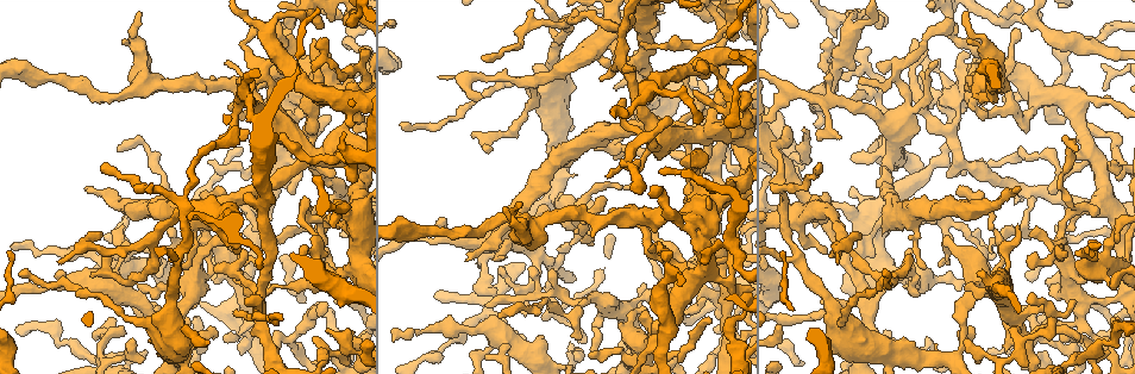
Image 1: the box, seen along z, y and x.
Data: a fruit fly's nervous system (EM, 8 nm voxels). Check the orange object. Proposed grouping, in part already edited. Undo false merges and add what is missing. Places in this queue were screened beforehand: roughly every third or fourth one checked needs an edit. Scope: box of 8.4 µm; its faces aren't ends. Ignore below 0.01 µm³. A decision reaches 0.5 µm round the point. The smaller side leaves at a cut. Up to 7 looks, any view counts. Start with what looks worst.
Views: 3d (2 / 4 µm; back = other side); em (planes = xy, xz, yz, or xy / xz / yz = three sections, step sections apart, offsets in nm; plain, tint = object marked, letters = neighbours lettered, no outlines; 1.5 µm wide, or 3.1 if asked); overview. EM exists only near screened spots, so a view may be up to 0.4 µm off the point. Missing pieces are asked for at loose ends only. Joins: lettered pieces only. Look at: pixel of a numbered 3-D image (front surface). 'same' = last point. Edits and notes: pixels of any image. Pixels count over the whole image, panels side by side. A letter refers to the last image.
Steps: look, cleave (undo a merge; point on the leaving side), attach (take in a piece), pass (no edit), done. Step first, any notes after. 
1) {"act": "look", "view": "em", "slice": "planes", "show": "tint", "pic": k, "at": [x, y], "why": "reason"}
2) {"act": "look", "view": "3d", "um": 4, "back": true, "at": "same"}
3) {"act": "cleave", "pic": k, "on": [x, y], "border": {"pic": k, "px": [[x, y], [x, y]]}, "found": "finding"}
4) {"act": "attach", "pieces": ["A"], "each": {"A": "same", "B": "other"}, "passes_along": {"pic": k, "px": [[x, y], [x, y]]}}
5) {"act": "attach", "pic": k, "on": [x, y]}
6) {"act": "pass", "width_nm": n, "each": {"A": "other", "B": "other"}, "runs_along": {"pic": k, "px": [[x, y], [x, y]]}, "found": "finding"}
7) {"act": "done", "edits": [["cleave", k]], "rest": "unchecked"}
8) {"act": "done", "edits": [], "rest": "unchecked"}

{"act": "look", "view": "3d", "um": 2, "back": true, "pic": 1, "at": [86, 190], "why": "long arm stops here"}

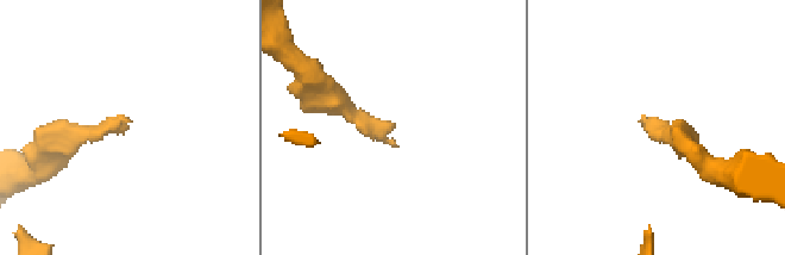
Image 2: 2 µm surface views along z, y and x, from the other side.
{"act": "look", "view": "em", "slice": "yz", "step": 8, "show": "tint", "pic": 2, "at": [643, 120]}

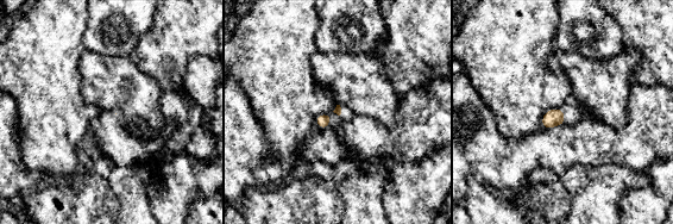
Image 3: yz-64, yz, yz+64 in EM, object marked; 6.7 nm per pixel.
{"act": "look", "view": "em", "slice": "planes", "show": "letters", "at": "same", "why": "cut it another way"}

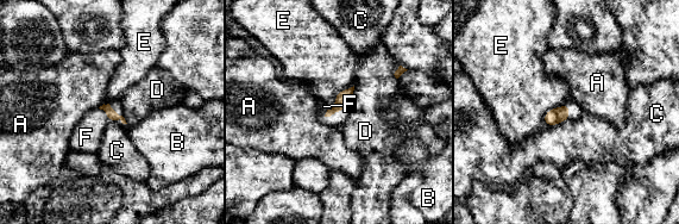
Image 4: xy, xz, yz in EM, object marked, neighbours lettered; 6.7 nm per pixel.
{"act": "attach", "pic": 4, "on": [86, 137], "longest_contact_nm": ["E", 190], "each": {"A": "other", "B": "other", "C": "other", "D": "other", "E": "other", "F": "same"}, "passes_along": {"pic": 4, "px": [[113, 116], [106, 113], [86, 137]]}, "found": "it goes on there"}

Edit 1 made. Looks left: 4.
{"act": "look", "view": "overview"}

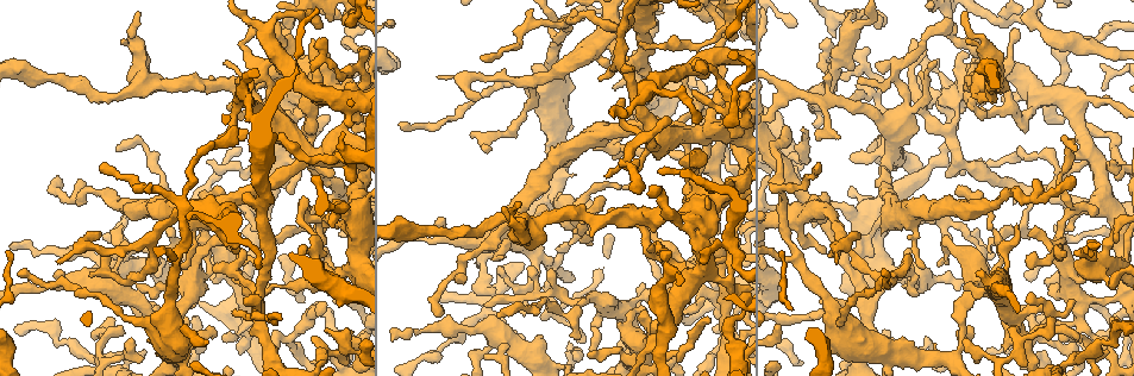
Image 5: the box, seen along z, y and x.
{"act": "look", "view": "3d", "um": 4, "pic": 5, "at": [552, 197], "why": "sharp bend"}

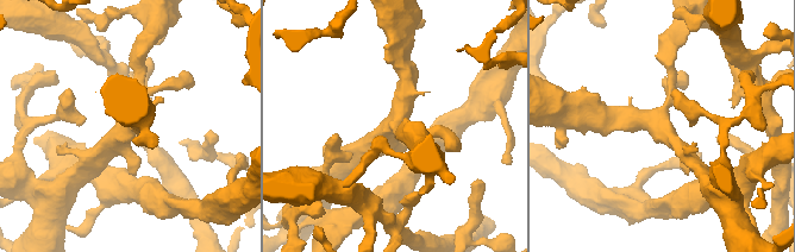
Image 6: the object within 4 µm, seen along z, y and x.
{"act": "look", "view": "em", "slice": "xy", "step": 8, "show": "tint", "pic": 6, "at": [393, 127]}

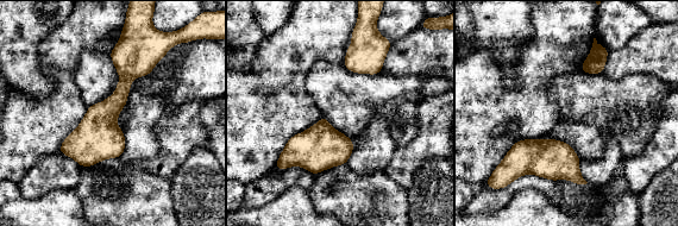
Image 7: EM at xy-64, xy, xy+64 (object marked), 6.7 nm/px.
{"act": "look", "view": "em", "slice": "planes", "show": "letters", "at": "same"}

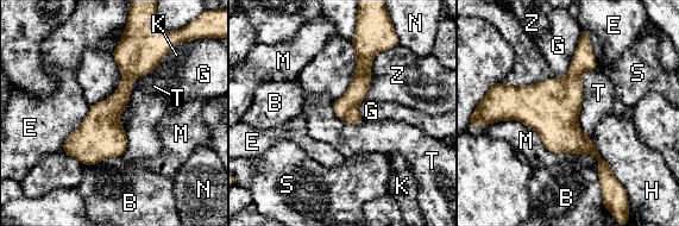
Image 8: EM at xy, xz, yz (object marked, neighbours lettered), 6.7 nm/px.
{"act": "pass", "each": {"B": "other", "E": "other", "G": "other", "H": "other", "K": "other", "M": "other", "N": "other", "S": "other", "T": "other", "Z": "other"}, "arms": 4, "border": {"pic": 8, "px": [[597, 68], [582, 74], [590, 138]]}, "found": "all the same cell"}

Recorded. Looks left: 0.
{"act": "done", "edits": [["attach", 4]], "rest": "unchecked"}

